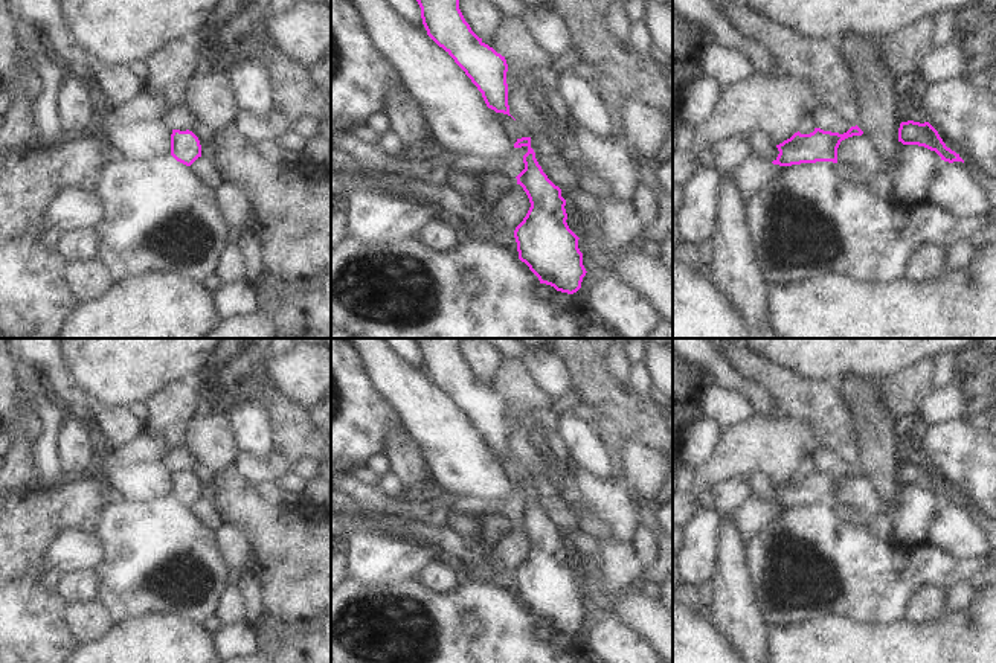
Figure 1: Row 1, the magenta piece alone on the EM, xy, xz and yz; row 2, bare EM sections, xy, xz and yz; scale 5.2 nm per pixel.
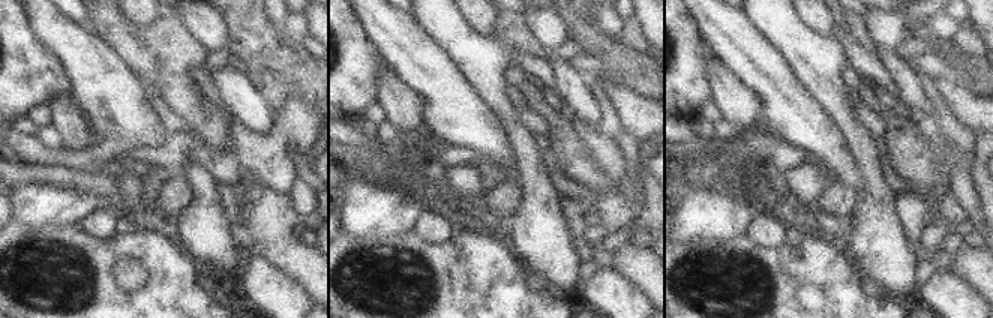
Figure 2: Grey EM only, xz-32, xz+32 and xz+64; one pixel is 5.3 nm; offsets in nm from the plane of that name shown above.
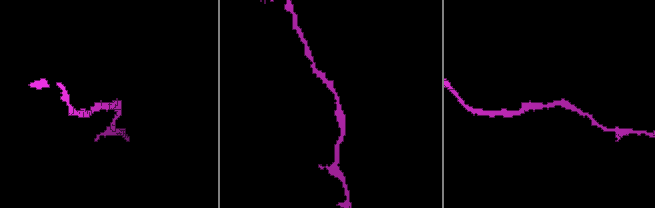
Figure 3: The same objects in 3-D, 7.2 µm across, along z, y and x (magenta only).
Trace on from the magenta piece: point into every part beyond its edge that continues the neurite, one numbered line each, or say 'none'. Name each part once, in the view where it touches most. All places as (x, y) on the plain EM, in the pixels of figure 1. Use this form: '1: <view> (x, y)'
none

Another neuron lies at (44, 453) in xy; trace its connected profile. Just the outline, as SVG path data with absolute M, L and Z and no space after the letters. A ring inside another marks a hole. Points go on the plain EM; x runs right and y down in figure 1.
M14 363L14 376L20 395L41 421L43 431L32 445L32 463L38 471L38 485L52 489L63 480L58 462L58 430L63 424L63 407L43 387L35 366Z

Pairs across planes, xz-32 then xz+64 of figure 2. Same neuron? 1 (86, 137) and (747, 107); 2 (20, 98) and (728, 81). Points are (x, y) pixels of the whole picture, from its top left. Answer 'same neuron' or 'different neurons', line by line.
1: same neuron
2: different neurons

